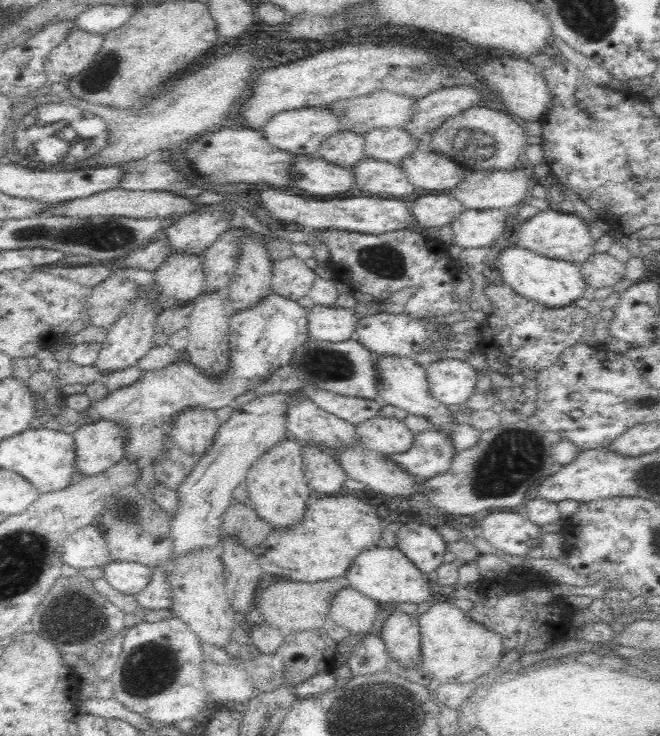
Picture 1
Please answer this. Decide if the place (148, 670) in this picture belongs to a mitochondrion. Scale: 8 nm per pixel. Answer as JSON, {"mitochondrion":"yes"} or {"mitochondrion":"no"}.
{"mitochondrion":"yes"}

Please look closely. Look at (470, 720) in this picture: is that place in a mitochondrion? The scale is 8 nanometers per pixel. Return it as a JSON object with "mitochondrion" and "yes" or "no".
{"mitochondrion":"no"}

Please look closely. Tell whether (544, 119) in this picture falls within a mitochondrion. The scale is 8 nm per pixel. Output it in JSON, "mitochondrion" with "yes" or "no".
{"mitochondrion":"no"}

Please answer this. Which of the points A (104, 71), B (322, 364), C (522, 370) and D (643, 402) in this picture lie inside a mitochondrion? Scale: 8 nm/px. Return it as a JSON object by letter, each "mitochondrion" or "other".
{"A":"mitochondrion","B":"mitochondrion","C":"other","D":"mitochondrion"}

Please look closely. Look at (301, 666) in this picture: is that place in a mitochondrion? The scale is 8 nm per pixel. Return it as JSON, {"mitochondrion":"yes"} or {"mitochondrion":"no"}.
{"mitochondrion":"no"}

